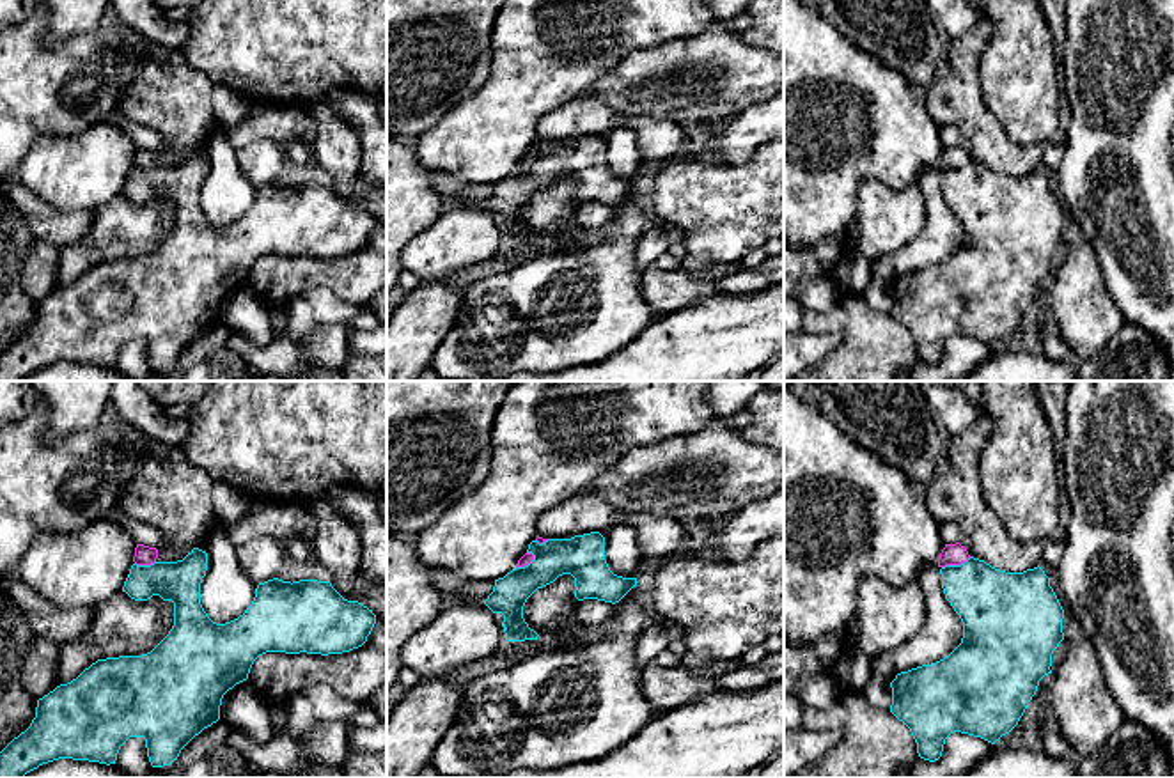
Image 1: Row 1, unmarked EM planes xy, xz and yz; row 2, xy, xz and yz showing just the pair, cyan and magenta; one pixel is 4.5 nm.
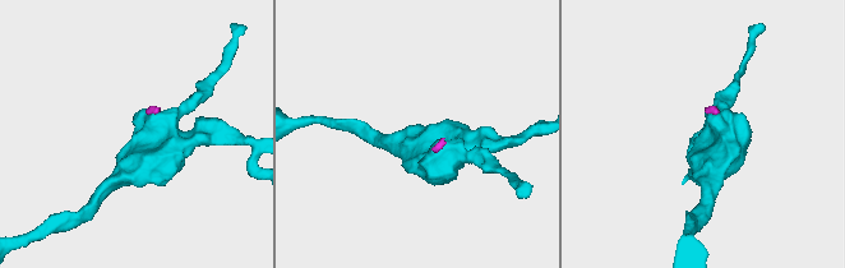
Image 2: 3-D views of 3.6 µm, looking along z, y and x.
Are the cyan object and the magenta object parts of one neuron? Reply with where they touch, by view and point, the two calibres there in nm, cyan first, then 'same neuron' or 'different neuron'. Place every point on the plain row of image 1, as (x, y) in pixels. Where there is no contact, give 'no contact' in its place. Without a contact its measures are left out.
yz (956, 169) | 320/100 nm | different neuron

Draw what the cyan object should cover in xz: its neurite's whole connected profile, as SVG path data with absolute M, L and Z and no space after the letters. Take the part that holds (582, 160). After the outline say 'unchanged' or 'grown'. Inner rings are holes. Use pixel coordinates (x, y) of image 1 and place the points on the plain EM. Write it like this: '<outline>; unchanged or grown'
M599 135L548 142L543 147L532 144L527 156L532 156L534 163L495 183L493 195L484 204L493 216L504 218L507 245L537 243L539 237L523 222L523 209L537 191L562 177L575 181L578 204L598 202L615 207L637 190L637 181L622 181L610 174L605 163L605 140Z; unchanged

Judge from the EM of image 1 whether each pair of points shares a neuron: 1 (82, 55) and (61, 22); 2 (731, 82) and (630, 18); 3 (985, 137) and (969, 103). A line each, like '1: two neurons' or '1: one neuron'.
1: two neurons
2: two neurons
3: one neuron

